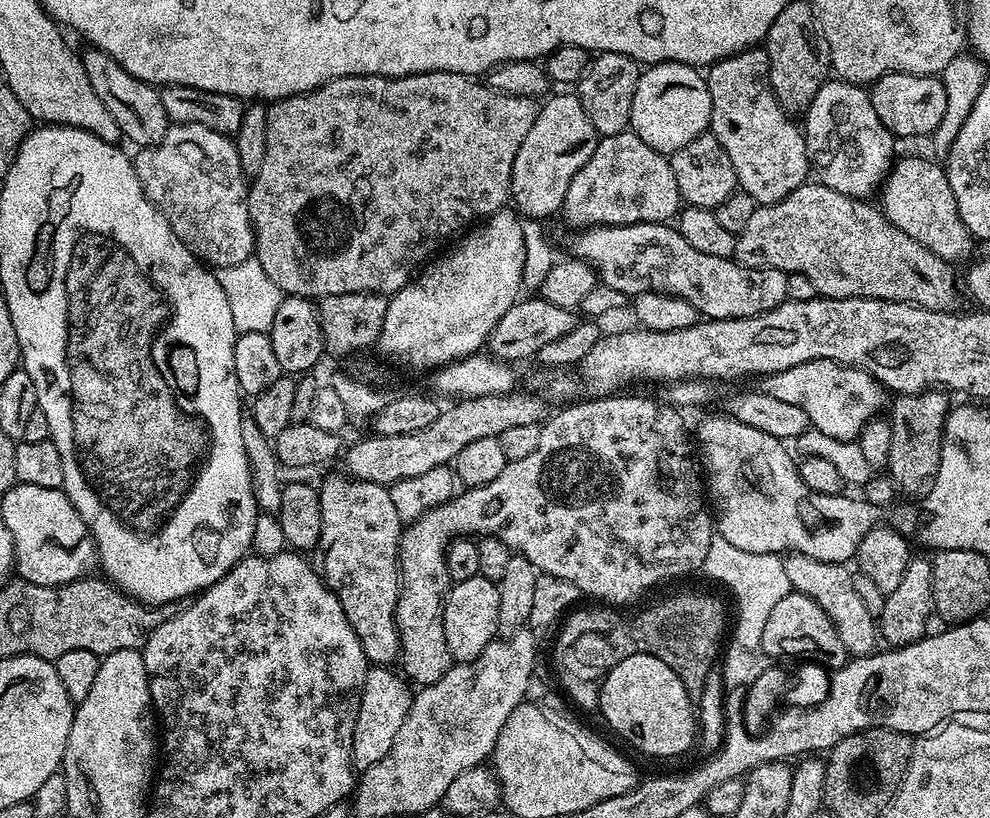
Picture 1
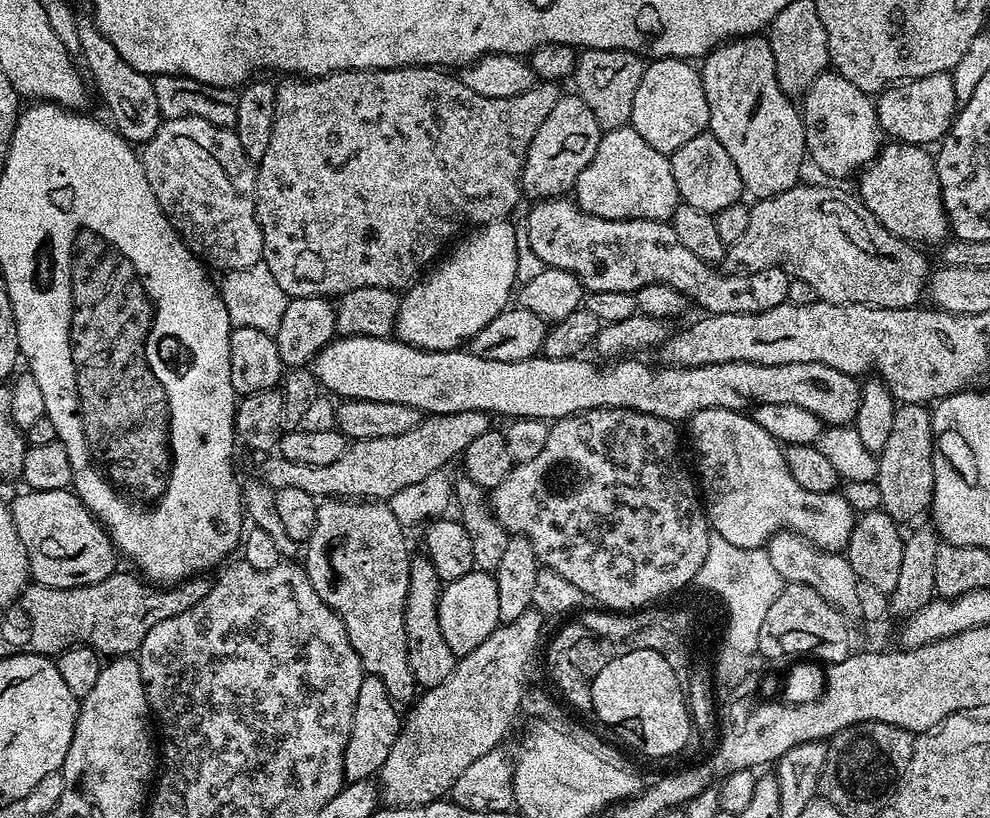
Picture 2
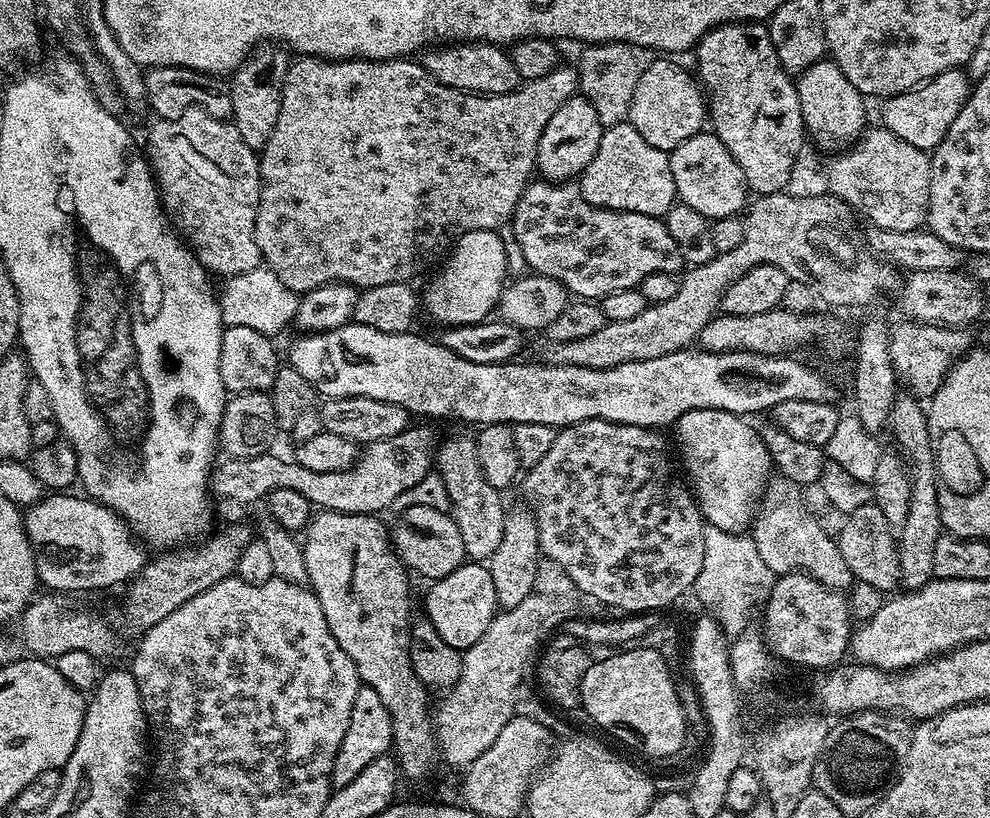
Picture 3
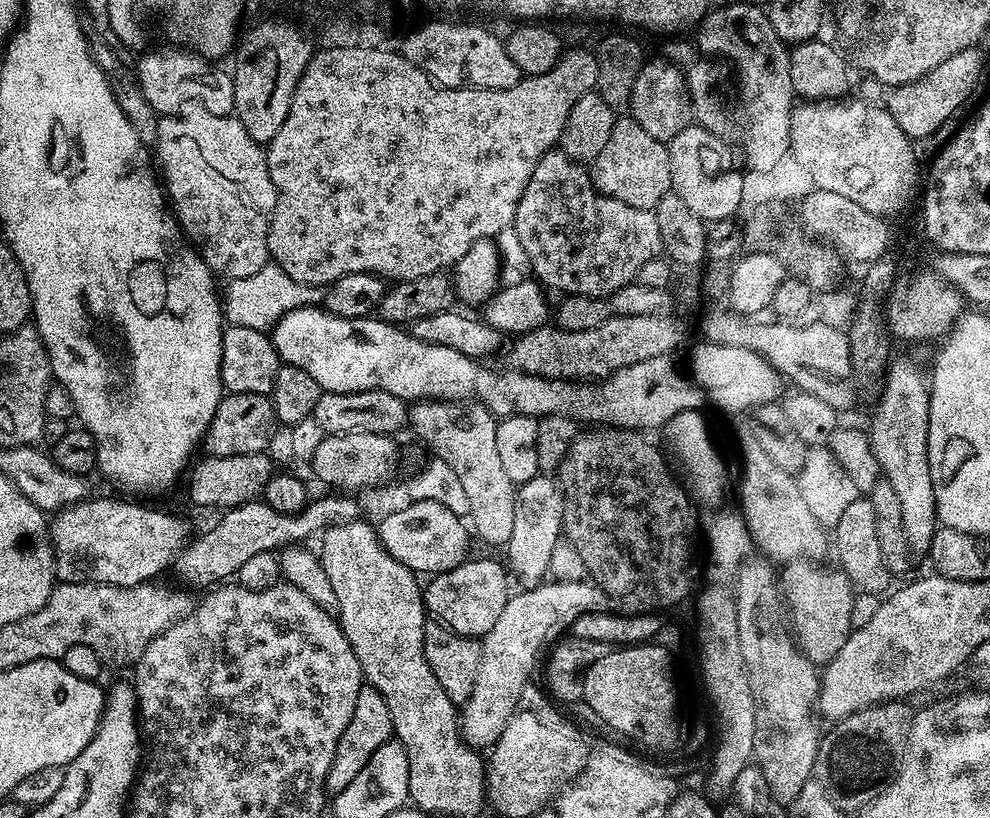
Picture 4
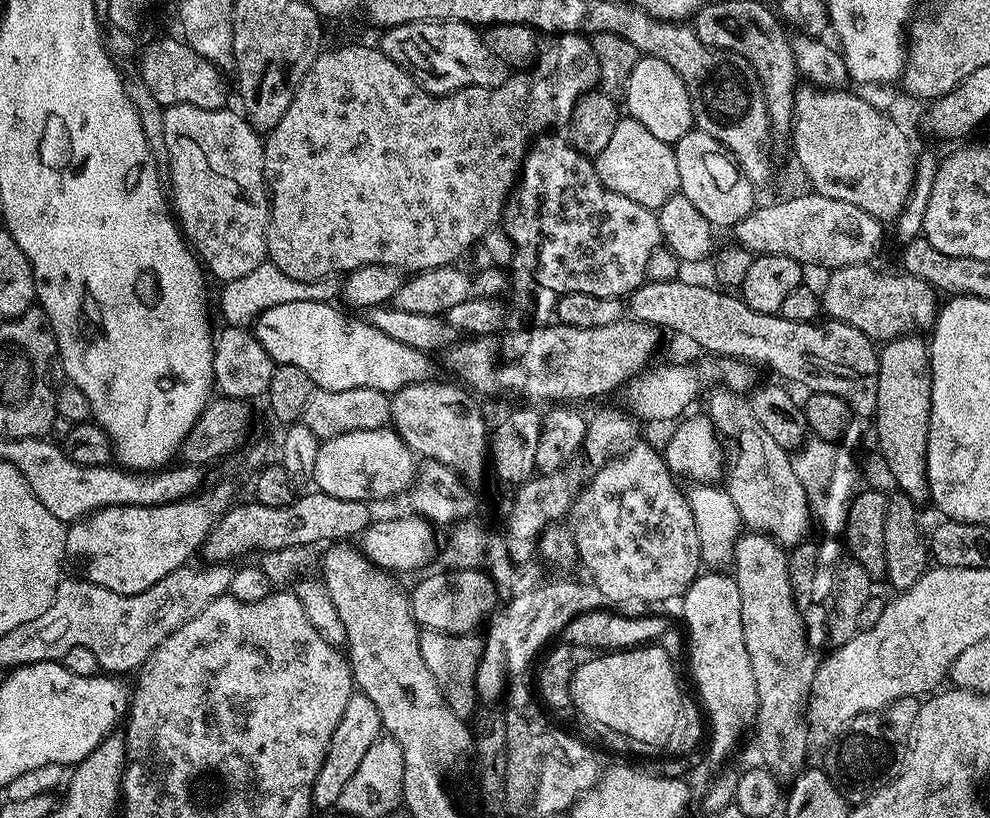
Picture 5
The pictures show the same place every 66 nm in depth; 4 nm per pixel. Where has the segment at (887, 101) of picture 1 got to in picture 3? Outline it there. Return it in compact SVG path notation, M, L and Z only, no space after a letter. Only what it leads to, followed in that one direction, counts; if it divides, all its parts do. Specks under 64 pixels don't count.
M963 67L951 68L938 74L932 80L925 80L906 92L897 92L883 101L884 109L880 112L879 123L890 134L898 134L902 142L918 146L925 150L937 148L950 130L950 122L958 118L958 110L968 100L970 77Z

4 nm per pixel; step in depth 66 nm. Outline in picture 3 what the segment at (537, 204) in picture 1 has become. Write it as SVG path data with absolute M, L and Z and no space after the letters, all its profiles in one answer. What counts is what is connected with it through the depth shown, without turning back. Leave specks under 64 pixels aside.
M577 94L562 102L562 106L554 110L554 118L546 122L546 130L542 130L542 138L538 142L536 166L539 175L553 182L568 182L579 177L590 158L594 158L604 130L605 125L601 124L594 106L585 96Z

